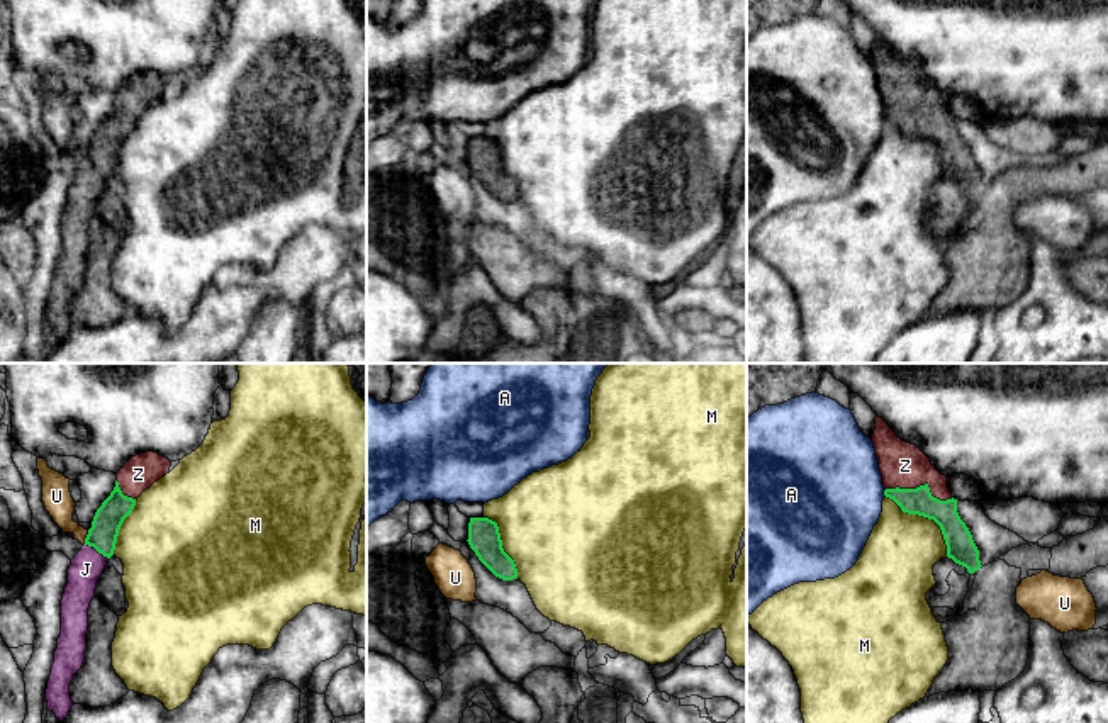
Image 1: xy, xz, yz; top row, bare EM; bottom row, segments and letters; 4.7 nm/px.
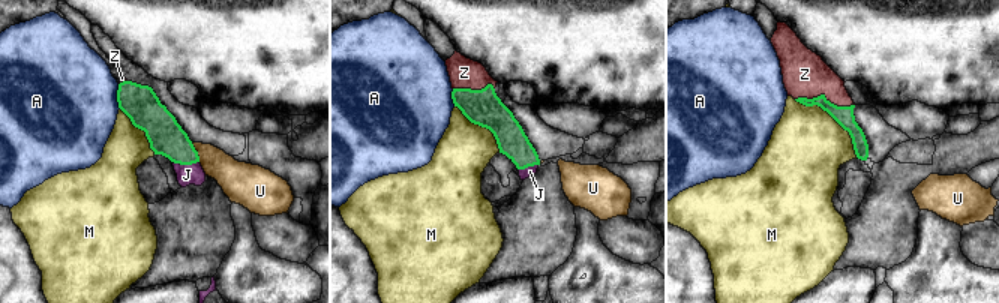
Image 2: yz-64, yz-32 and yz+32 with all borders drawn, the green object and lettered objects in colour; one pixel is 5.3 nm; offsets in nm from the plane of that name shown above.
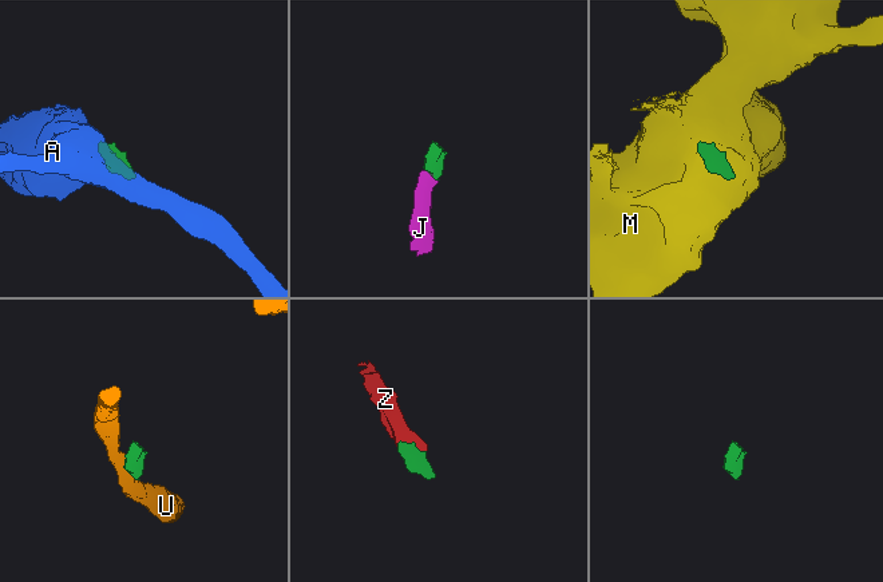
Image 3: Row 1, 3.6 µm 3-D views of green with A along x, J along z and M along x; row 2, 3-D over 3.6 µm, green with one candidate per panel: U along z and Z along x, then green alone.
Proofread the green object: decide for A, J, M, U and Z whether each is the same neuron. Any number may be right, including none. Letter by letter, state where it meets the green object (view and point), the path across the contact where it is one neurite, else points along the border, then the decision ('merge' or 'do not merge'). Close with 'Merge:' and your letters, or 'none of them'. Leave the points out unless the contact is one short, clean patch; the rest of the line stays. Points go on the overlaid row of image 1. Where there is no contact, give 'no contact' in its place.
A: meets green in yz at (884, 493); border along yz (886, 489), (884, 496); do not merge
J: meets green in xy at (97, 550); runs through xy (102, 535), (97, 550), (85, 569); merge
M: meets green in yz at (928, 518); do not merge
U: meets green in xy at (87, 537); border along xy (89, 530), (83, 543); do not merge
Z: meets green in yz at (922, 486); runs through yz (918, 501), (922, 486), (905, 465); merge
Merge: J, Z

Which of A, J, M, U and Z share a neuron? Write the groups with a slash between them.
A / J Z / M / U

